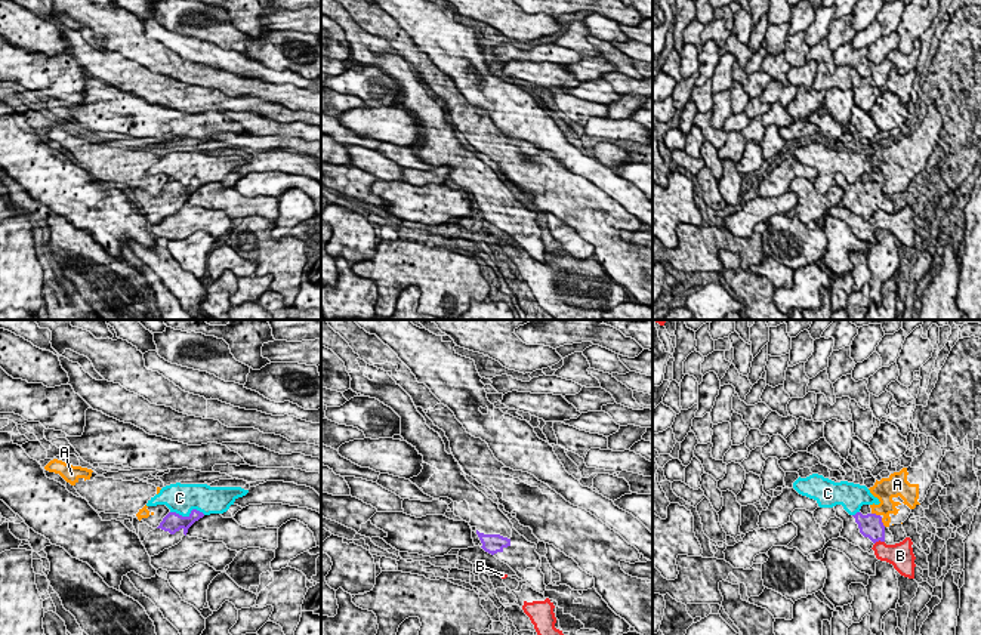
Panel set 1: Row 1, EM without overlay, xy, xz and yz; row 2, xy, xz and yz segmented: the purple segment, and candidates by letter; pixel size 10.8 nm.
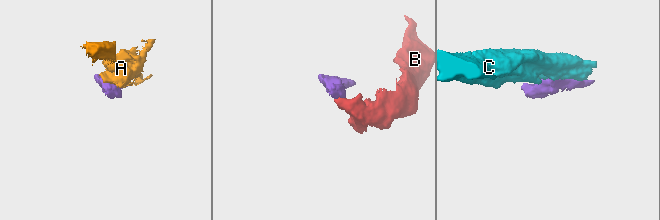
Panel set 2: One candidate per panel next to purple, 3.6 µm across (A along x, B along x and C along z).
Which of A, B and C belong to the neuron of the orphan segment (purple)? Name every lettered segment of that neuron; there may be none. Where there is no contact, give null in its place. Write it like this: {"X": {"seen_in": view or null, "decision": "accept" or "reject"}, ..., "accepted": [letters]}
{"A": {"seen_in": "yz", "decision": "reject"}, "B": {"seen_in": "yz", "decision": "reject"}, "C": {"seen_in": "xy", "decision": "reject"}, "accepted": []}

